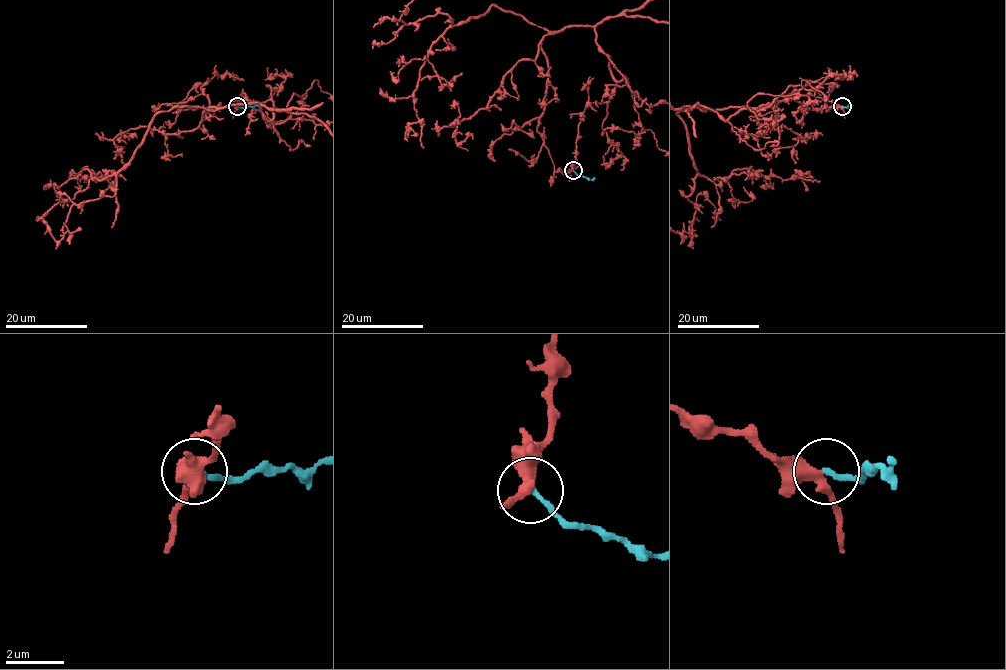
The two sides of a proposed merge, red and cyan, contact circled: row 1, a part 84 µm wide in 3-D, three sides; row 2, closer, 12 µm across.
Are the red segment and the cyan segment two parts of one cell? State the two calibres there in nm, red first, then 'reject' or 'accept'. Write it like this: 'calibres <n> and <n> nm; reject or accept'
calibres 380 and 180 nm; accept

